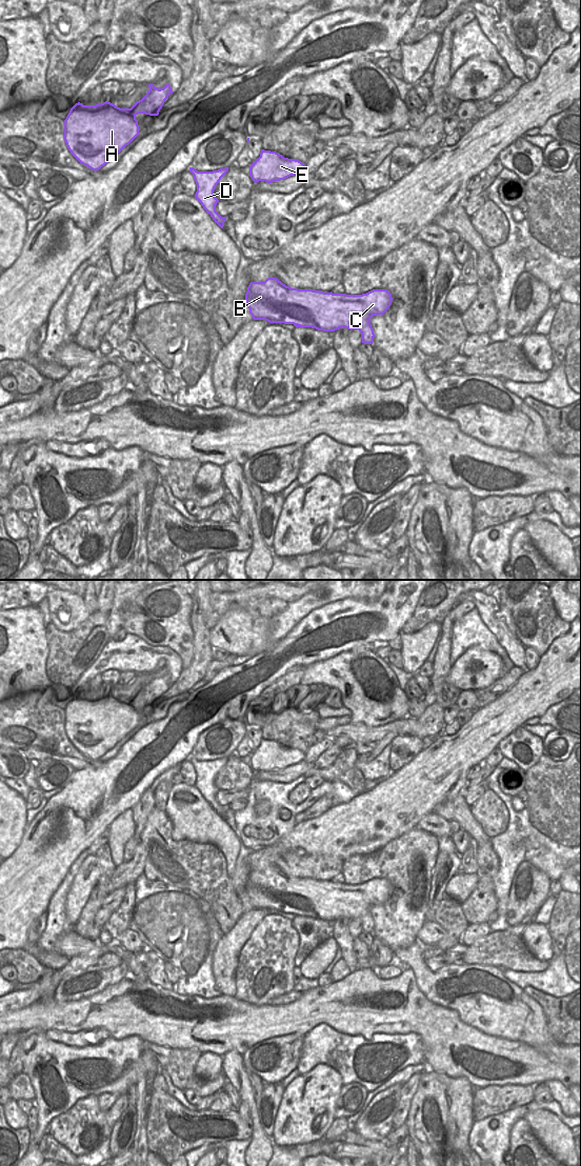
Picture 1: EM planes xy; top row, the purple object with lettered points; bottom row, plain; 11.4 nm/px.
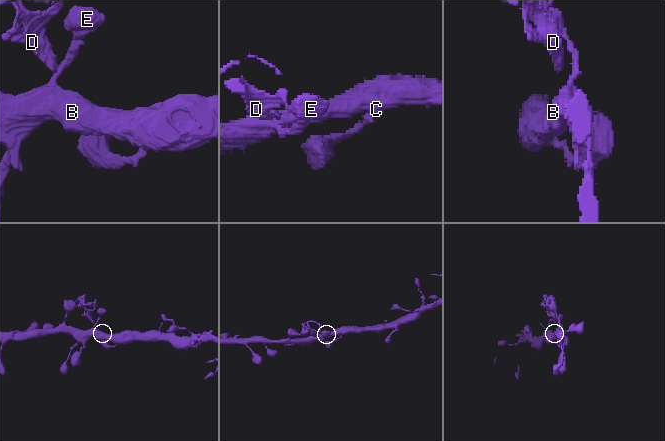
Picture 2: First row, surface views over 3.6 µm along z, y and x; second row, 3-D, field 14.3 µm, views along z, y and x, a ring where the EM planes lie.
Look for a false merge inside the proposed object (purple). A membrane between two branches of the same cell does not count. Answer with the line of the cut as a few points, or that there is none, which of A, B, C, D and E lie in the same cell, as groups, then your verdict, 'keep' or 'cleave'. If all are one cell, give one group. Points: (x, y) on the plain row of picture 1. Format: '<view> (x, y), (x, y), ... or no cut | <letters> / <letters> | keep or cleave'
xy (128, 698), (135, 705) | A B C E / D | cleave

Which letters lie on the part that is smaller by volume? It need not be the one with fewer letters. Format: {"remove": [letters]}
{"remove": ["D"]}

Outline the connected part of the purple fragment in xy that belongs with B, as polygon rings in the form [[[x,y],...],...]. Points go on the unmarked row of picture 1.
[[[267,867],[264,871],[249,872],[245,890],[254,909],[294,913],[296,917],[312,917],[323,921],[335,921],[343,917],[358,919],[362,925],[362,932],[373,933],[375,923],[370,907],[383,904],[389,898],[393,887],[387,879],[373,879],[362,884],[333,883],[292,878],[277,867]]]

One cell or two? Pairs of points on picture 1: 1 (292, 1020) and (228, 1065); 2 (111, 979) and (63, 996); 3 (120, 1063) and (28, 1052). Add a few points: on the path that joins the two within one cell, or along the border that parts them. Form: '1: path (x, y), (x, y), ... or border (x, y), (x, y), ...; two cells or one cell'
1: border (242, 1054), (235, 1050), (228, 1050), (222, 1057); two cells
2: path (99, 979), (93, 979), (75, 985); one cell
3: path (97, 1063), (79, 1063), (75, 1059), (52, 1059); one cell

